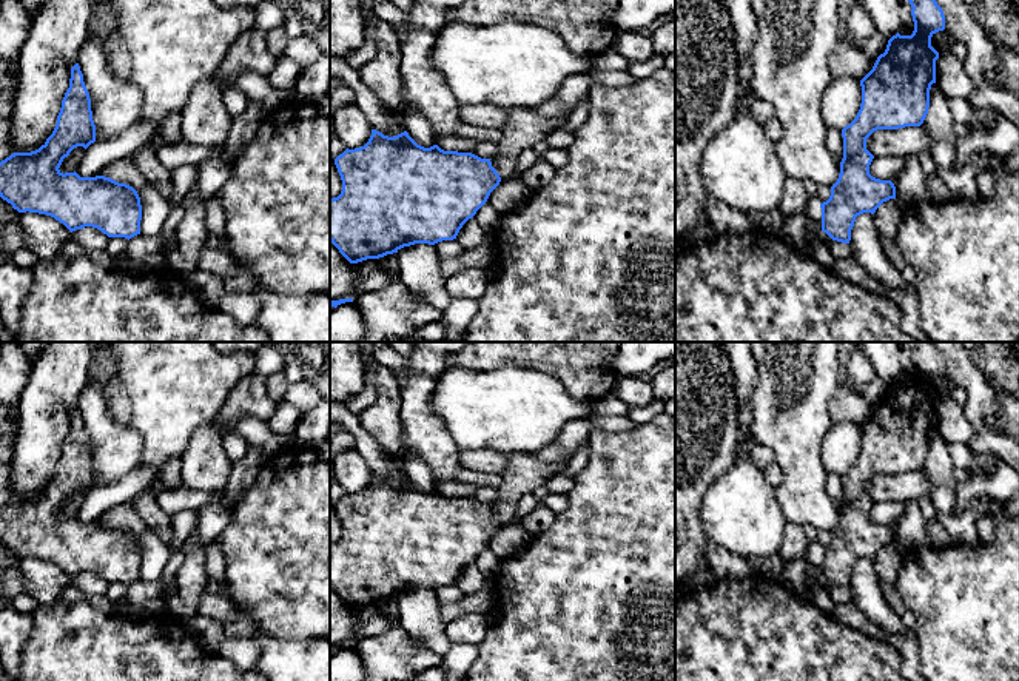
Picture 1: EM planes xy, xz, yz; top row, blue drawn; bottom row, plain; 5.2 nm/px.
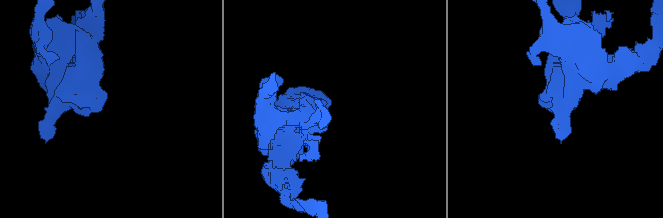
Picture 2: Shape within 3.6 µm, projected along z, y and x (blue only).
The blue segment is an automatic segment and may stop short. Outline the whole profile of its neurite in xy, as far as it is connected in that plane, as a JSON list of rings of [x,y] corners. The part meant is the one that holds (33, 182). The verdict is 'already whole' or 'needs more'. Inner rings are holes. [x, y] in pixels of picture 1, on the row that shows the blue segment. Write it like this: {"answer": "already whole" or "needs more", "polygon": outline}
{"answer": "already whole", "polygon": [[[76,63],[52,134],[39,149],[0,162],[0,197],[18,213],[51,216],[71,233],[92,226],[108,237],[129,240],[140,234],[142,205],[133,186],[59,169],[74,148],[86,149],[94,142],[91,99]]]}

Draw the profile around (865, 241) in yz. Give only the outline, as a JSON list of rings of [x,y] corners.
[[[863,213],[856,217],[849,245],[854,250],[859,265],[877,280],[890,288],[902,288],[905,285],[902,273],[885,256],[880,236],[874,225],[874,214]]]

